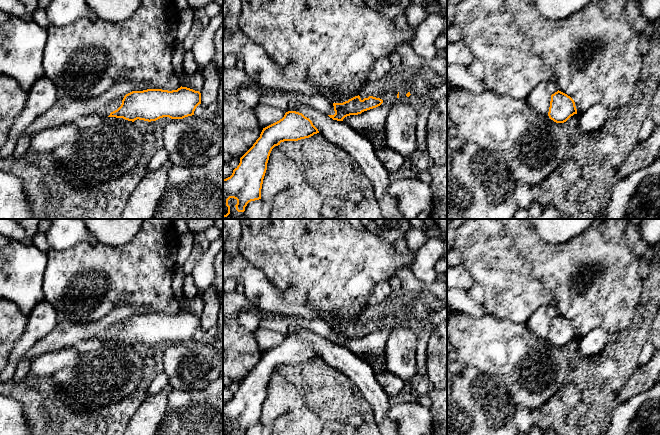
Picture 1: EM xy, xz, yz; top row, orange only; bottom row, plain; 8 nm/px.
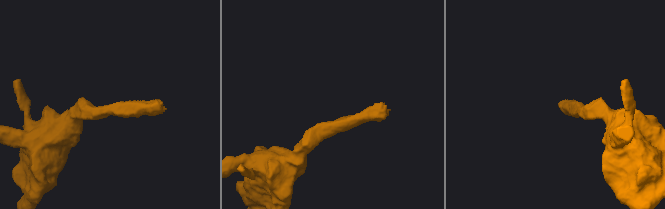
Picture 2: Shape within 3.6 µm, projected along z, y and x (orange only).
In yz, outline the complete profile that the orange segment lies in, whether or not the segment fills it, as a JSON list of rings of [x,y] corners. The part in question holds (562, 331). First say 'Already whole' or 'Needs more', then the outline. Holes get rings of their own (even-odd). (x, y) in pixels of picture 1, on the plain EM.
Already whole. [[[557,315],[551,319],[548,340],[556,347],[564,347],[577,338],[574,324],[567,318]]]

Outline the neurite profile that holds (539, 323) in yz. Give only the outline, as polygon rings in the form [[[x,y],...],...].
[[[541,307],[535,311],[526,323],[528,329],[538,338],[548,339],[551,318],[547,313],[546,307]]]

